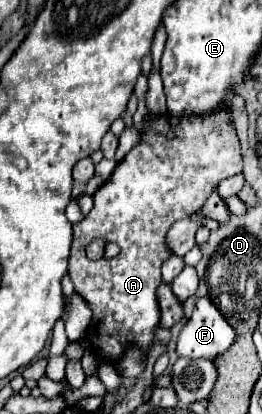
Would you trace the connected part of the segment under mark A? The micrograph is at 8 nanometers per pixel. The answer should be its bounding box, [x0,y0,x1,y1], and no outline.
[70,110,242,364]

